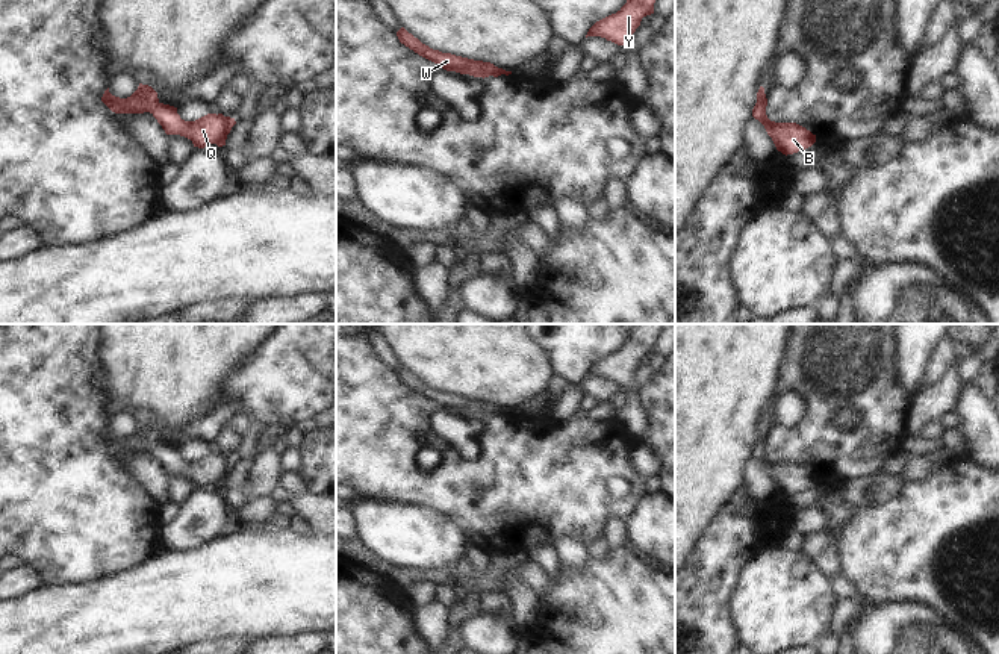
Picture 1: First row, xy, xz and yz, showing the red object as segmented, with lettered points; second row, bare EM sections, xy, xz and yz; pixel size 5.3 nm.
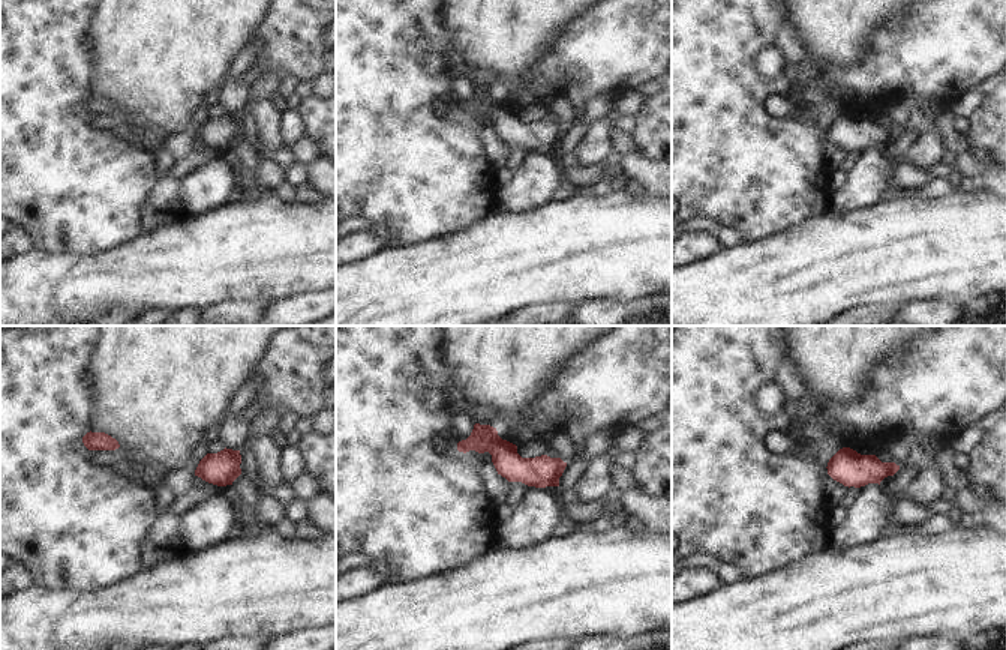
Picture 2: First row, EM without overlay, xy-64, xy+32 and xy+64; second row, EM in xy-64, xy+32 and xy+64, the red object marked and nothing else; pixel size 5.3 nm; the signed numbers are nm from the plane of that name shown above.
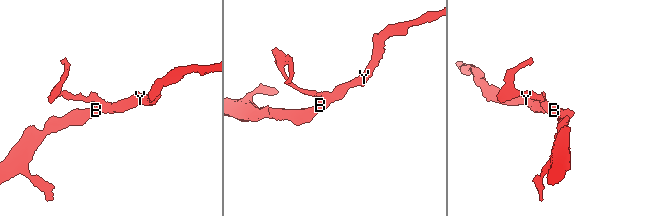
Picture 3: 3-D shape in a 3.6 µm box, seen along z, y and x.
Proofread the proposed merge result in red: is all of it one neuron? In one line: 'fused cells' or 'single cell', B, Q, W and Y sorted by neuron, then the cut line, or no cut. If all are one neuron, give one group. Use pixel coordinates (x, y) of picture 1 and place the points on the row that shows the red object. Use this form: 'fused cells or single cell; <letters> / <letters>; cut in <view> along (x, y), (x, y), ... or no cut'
single cell; B Q W Y; no cut

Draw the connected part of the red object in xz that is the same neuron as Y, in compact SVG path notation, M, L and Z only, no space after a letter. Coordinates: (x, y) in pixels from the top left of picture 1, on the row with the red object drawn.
M627 0L616 12L596 21L587 36L601 36L618 45L633 41L633 33L640 26L643 17L654 14L655 0Z

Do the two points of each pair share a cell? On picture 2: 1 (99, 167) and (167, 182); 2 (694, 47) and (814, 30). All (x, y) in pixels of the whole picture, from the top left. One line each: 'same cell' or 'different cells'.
1: different cells
2: different cells

